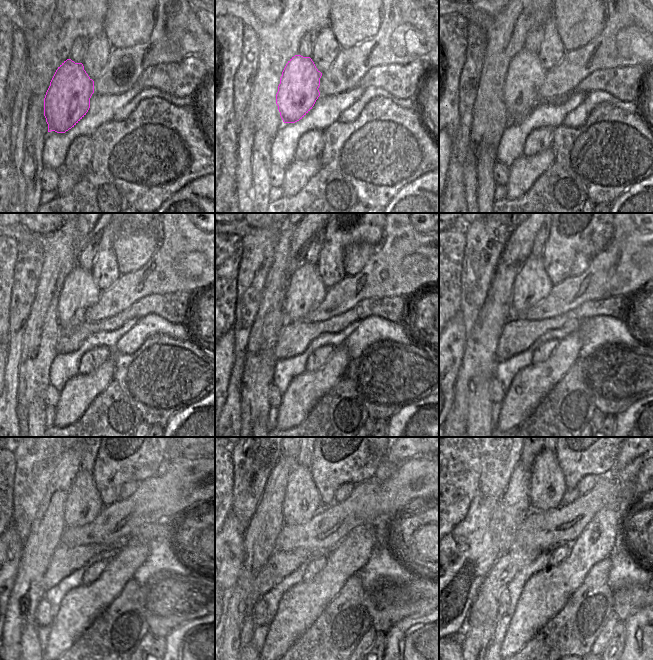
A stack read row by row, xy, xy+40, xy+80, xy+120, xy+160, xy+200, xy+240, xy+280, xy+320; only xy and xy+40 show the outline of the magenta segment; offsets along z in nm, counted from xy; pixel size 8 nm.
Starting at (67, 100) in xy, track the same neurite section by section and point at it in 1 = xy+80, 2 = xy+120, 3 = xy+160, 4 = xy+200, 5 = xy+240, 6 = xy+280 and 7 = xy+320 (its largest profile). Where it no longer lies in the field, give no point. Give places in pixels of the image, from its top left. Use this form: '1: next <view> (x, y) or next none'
1: next xy+80 (525, 74)
2: next xy+120 (79, 292)
3: next xy+160 (305, 291)
4: next xy+200 (531, 285)
5: next xy+240 (83, 504)
6: next xy+280 (302, 500)
7: next xy+320 (540, 487)

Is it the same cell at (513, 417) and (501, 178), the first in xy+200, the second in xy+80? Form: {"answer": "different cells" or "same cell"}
{"answer": "different cells"}

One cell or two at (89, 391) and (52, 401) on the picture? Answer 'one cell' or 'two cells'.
two cells

